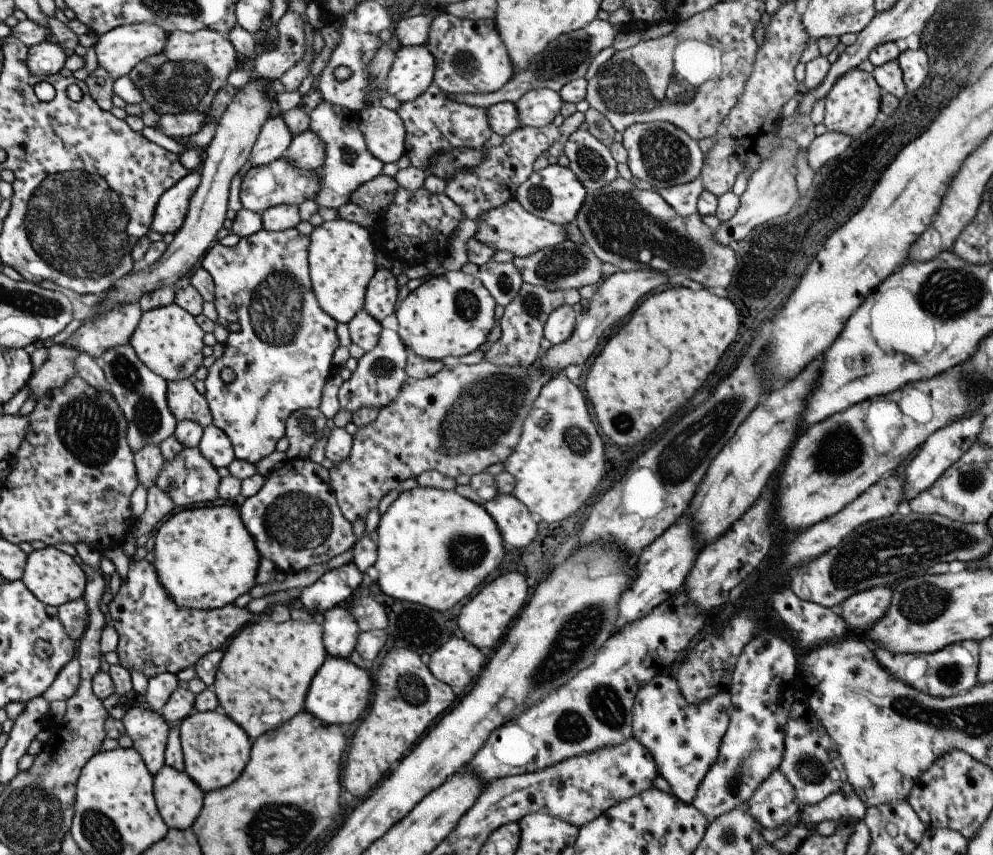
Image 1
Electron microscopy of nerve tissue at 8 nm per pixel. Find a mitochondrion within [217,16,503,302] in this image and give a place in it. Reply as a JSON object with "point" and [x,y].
{"point":[470,66]}

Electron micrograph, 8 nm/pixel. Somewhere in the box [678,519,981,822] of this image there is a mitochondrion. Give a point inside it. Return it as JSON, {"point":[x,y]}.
{"point":[921,601]}

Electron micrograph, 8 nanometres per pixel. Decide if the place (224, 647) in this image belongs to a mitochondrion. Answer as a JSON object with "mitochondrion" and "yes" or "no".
{"mitochondrion":"no"}

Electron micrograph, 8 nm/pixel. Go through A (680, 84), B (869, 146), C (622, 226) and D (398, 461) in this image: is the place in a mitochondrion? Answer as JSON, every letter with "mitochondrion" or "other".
{"A":"mitochondrion","B":"other","C":"mitochondrion","D":"other"}

